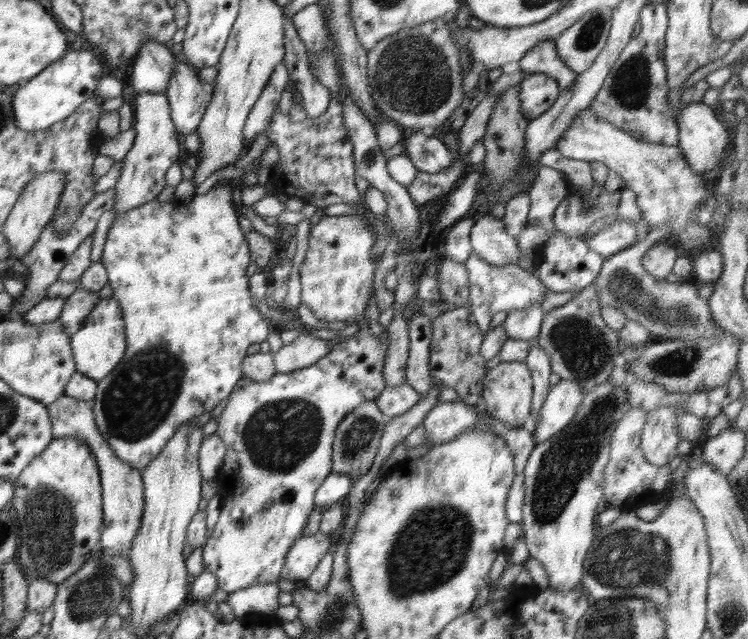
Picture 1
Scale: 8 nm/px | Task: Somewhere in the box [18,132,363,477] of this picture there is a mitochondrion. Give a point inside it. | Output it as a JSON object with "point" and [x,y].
{"point":[141,396]}

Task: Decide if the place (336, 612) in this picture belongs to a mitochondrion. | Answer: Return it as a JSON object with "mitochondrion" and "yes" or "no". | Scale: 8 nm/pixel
{"mitochondrion":"yes"}

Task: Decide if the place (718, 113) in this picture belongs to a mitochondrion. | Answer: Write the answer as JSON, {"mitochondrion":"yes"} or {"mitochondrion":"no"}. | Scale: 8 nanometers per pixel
{"mitochondrion":"no"}

